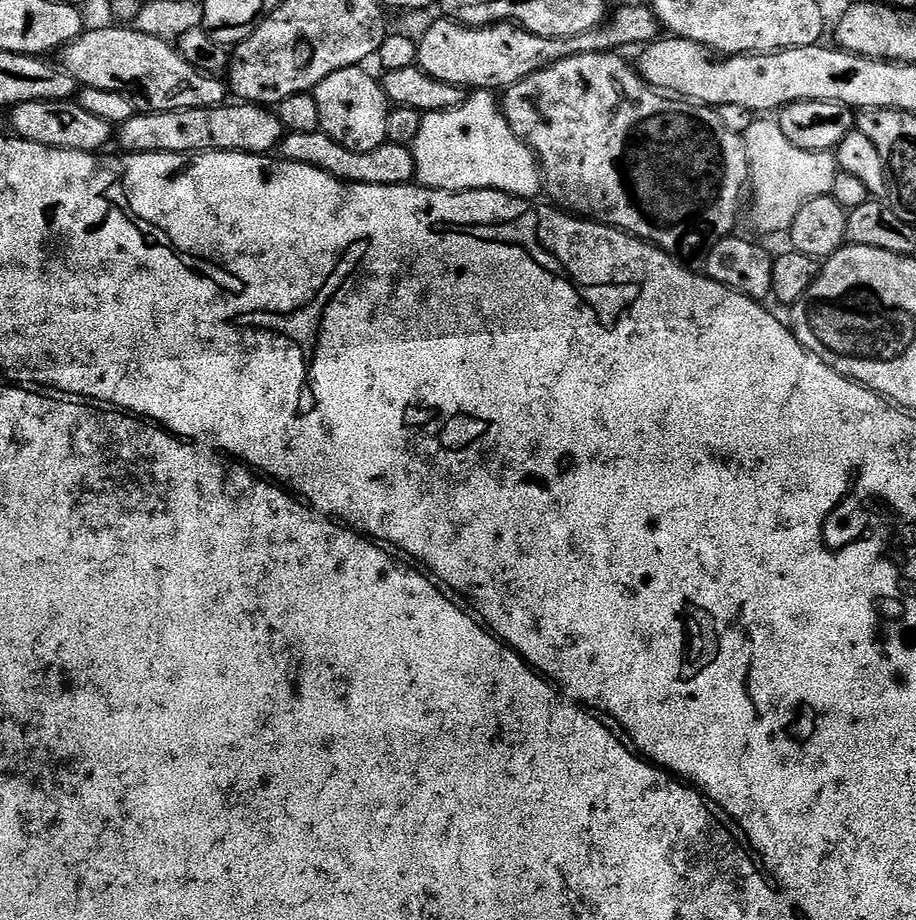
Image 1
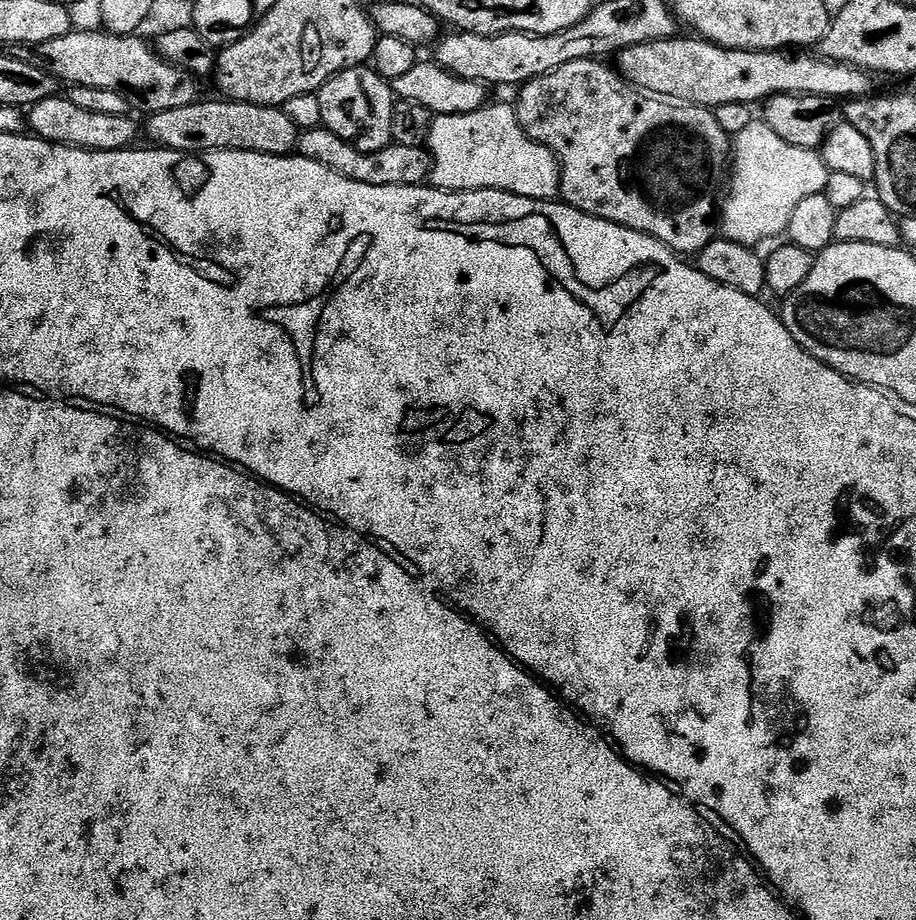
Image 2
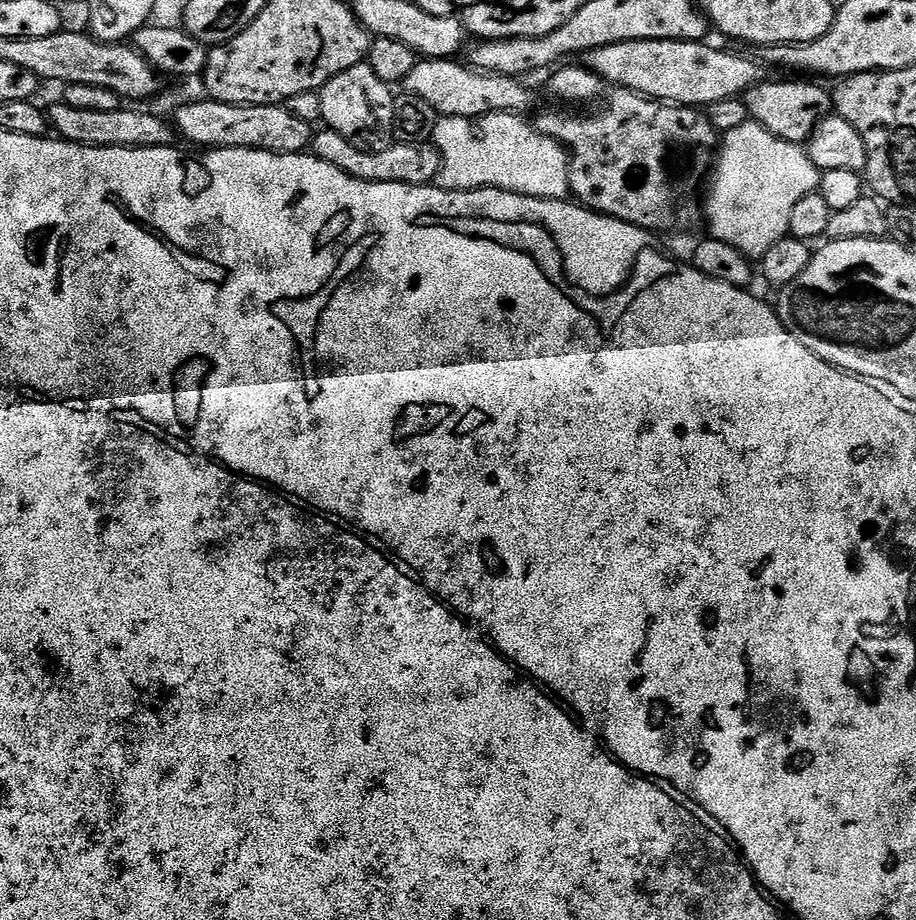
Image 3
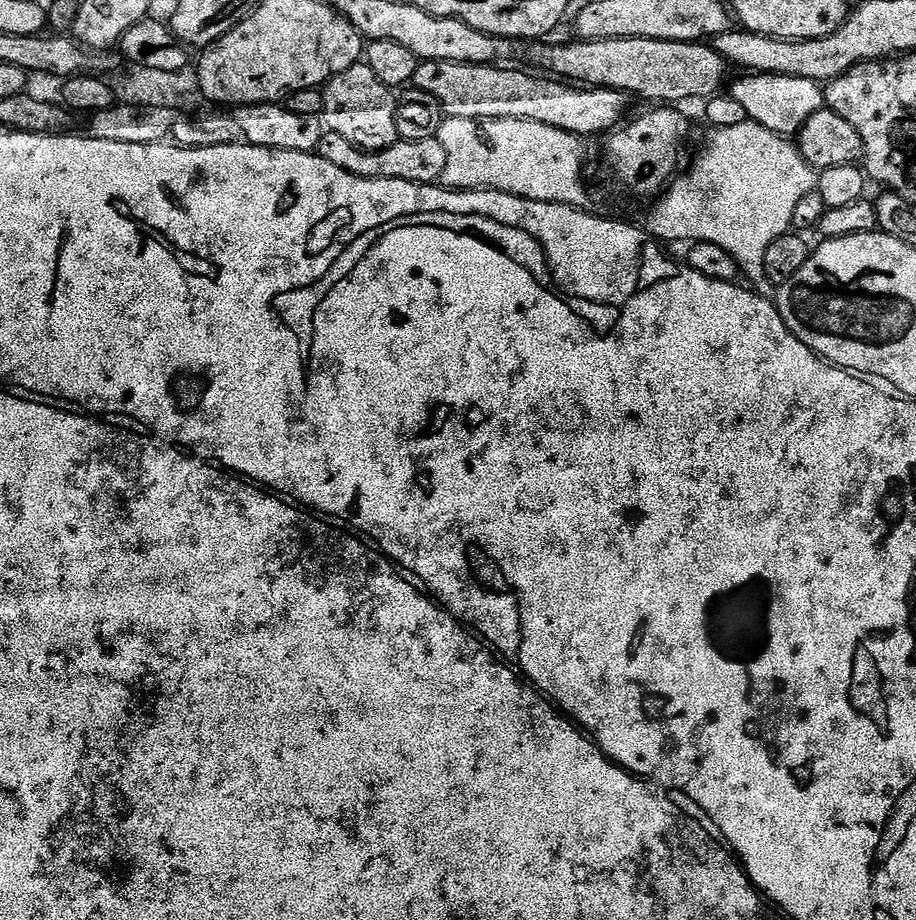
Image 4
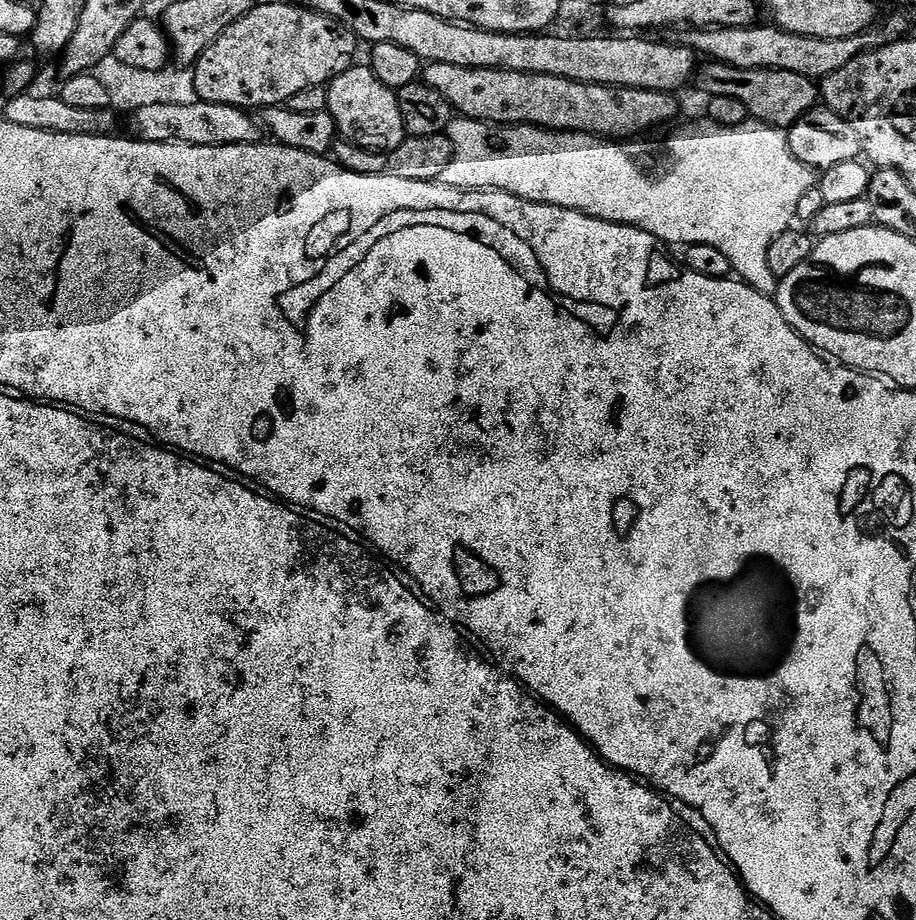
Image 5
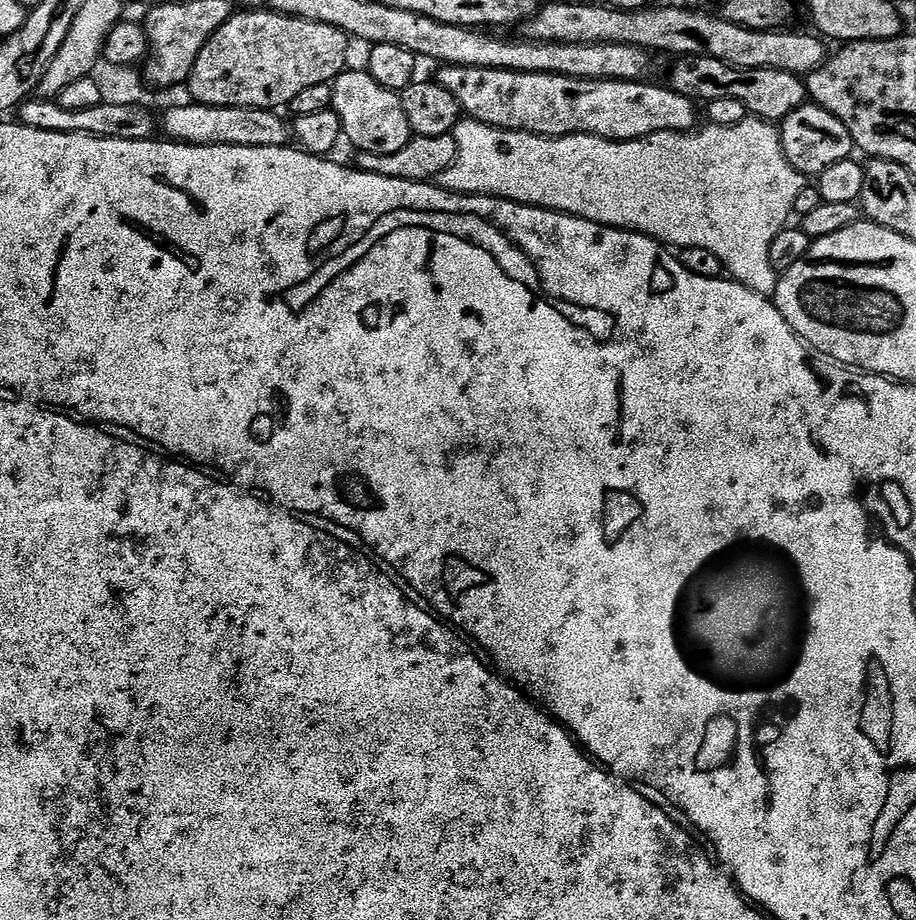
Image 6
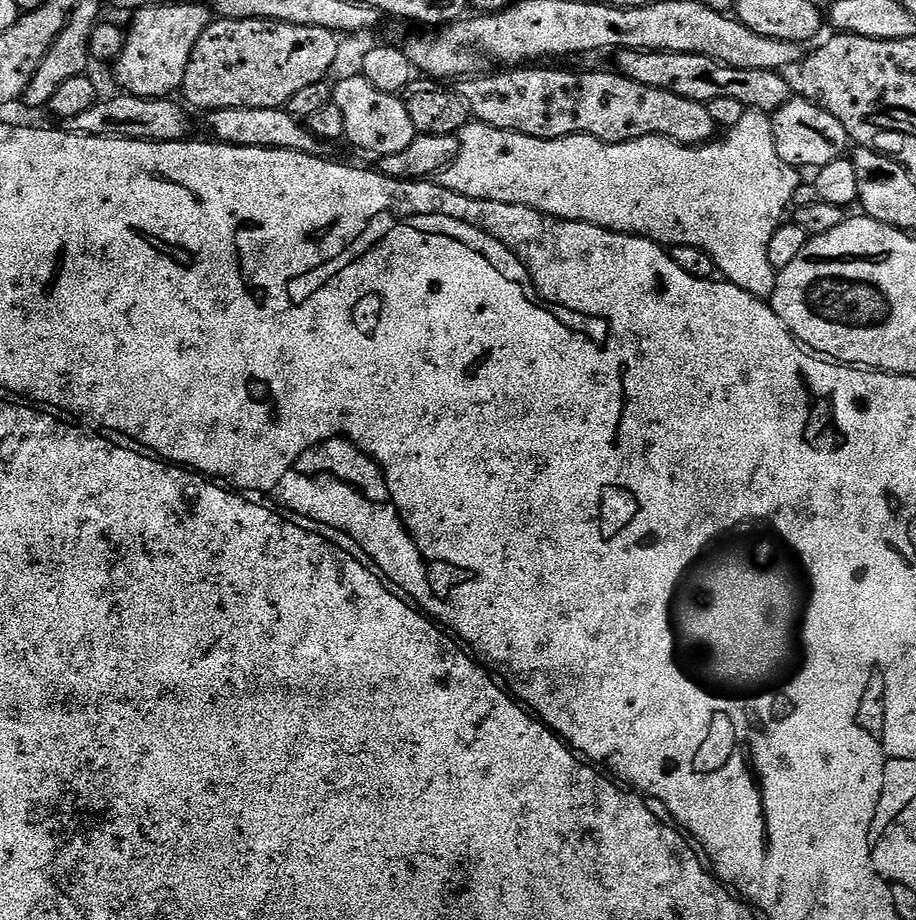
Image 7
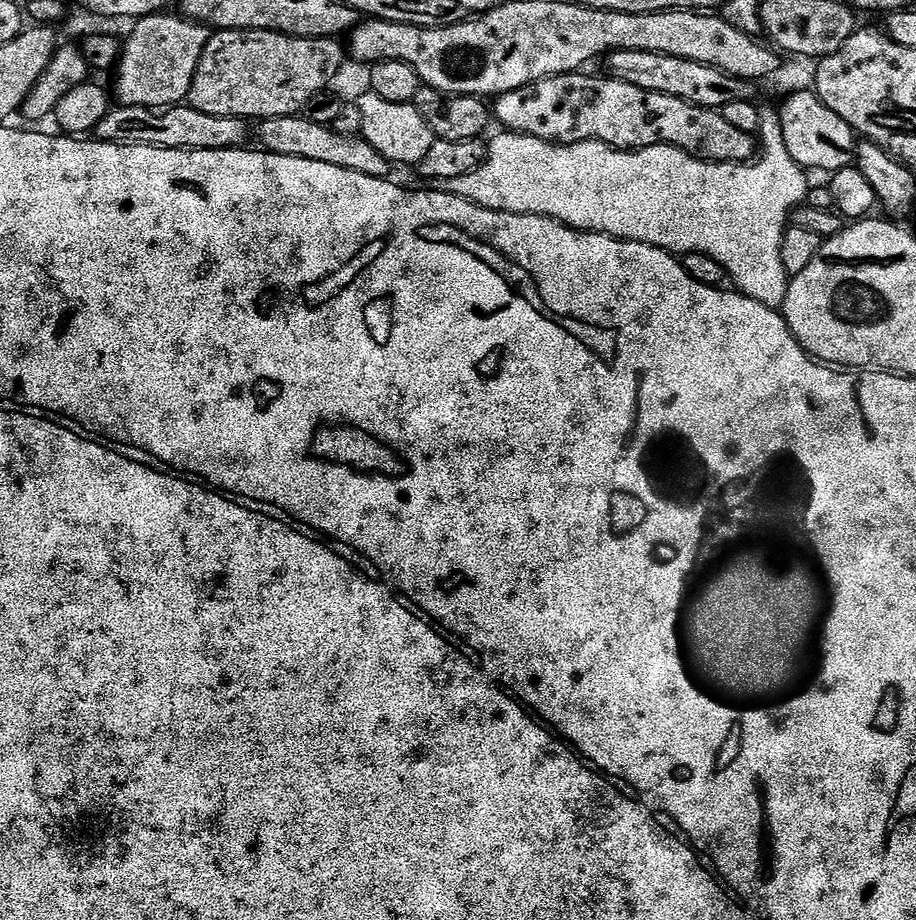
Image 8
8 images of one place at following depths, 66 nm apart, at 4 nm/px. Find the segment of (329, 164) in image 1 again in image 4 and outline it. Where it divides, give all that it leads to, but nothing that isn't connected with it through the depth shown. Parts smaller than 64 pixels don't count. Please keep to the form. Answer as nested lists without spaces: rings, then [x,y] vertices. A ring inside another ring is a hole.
[[[325,131],[318,154],[338,166],[338,170],[346,170],[346,174],[354,174],[367,180],[401,180],[415,184],[435,185],[443,181],[446,170],[446,150],[438,138],[418,138],[417,140],[397,140],[394,146],[383,148],[381,152],[365,152],[363,148],[355,148],[342,134]]]

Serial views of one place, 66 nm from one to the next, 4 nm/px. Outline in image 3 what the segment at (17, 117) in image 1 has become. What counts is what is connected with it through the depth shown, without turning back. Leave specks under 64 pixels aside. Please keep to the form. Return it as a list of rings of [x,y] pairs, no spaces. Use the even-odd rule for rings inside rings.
[[[57,102],[52,109],[50,107],[47,109],[46,115],[51,131],[59,139],[69,140],[71,144],[81,144],[91,148],[163,148],[177,143],[177,133],[174,131],[173,125],[163,115],[152,110],[135,112],[132,108],[135,107],[122,106],[118,110],[74,110],[74,106]]]

